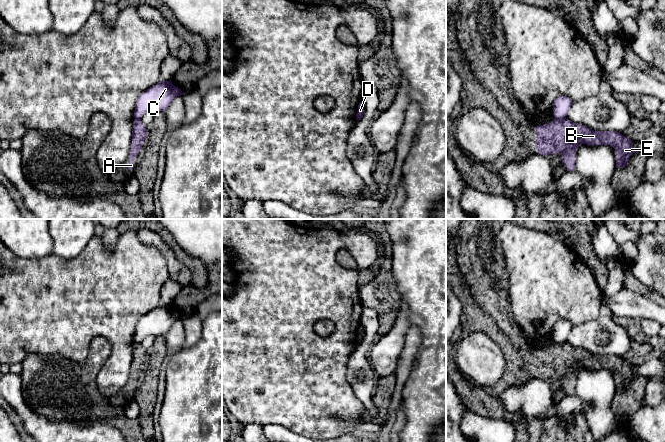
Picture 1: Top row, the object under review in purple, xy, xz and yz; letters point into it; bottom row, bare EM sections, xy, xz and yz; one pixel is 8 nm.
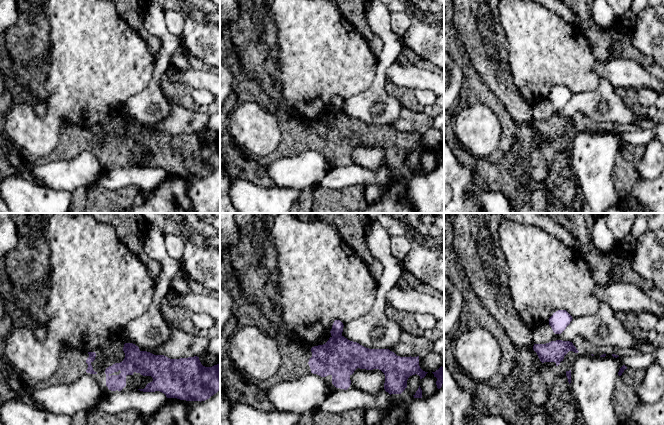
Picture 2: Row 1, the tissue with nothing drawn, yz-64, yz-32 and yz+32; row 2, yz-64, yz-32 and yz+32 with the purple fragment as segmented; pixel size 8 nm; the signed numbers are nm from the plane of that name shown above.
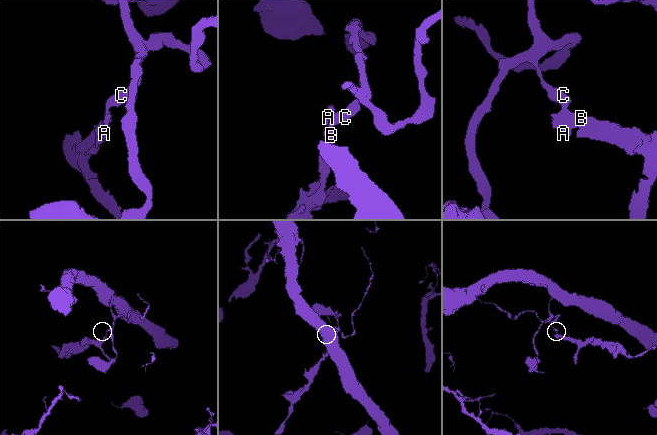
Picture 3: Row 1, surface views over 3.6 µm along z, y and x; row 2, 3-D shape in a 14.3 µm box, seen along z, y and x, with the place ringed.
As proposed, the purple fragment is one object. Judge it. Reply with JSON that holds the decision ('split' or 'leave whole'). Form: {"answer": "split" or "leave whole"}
{"answer": "split"}

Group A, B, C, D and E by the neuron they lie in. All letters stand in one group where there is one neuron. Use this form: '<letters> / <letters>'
A B D E / C

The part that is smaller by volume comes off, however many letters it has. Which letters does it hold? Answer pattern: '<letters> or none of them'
A, B, D, E

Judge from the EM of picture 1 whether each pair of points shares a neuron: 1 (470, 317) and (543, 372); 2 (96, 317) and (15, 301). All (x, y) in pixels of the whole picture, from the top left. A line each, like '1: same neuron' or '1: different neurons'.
1: same neuron
2: same neuron

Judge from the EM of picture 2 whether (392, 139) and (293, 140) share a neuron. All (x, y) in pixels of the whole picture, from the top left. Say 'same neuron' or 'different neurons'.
same neuron

